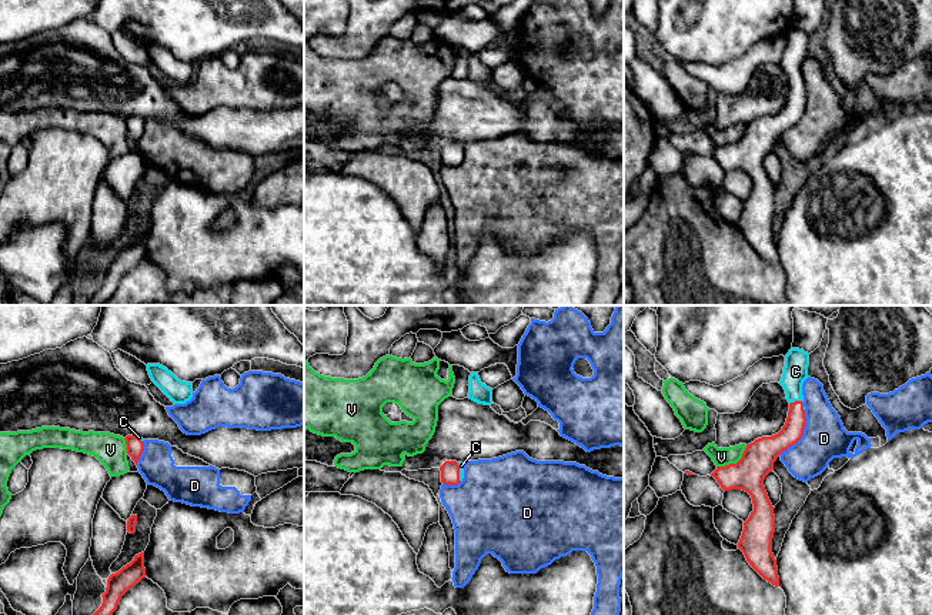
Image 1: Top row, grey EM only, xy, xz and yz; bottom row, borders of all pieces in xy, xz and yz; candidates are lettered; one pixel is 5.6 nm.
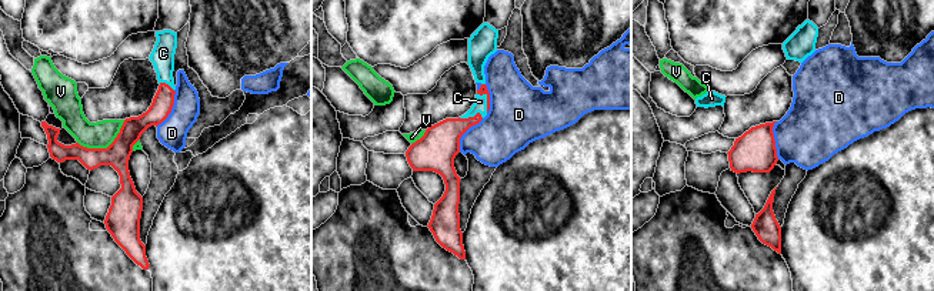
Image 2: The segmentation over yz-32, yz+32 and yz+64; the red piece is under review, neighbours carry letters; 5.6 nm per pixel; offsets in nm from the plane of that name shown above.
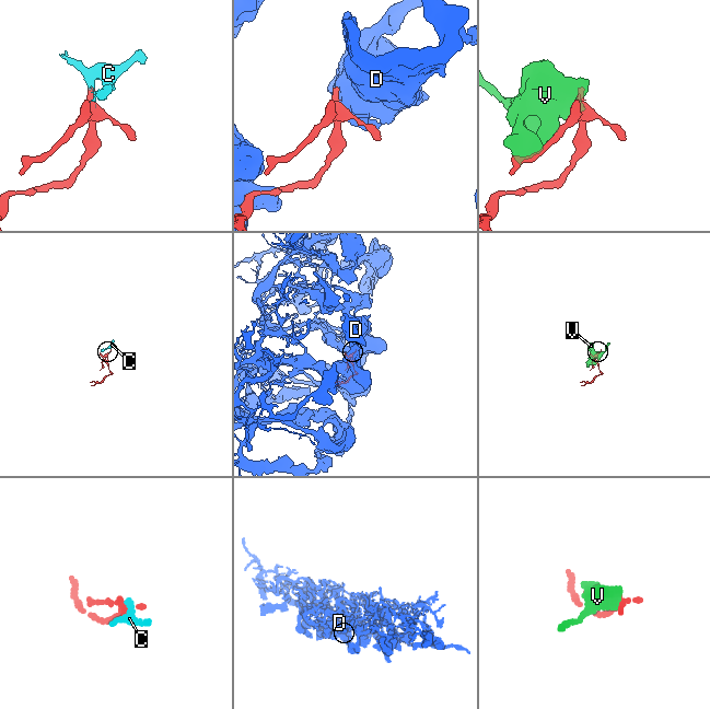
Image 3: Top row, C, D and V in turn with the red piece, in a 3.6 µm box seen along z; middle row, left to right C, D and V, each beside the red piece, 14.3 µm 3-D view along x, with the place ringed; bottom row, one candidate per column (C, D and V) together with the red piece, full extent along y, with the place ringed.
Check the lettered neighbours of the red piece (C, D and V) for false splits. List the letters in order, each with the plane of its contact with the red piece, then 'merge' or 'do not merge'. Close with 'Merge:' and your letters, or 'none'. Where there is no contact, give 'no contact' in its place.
C: meets red in yz; merge
D: meets red in yz; do not merge
V: meets red in yz; do not merge
Merge: C

